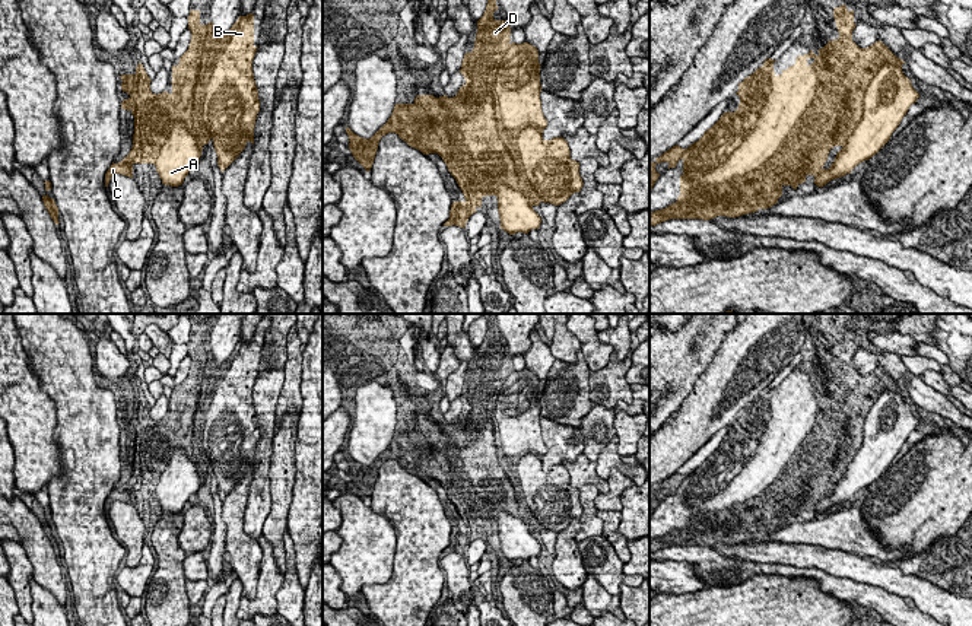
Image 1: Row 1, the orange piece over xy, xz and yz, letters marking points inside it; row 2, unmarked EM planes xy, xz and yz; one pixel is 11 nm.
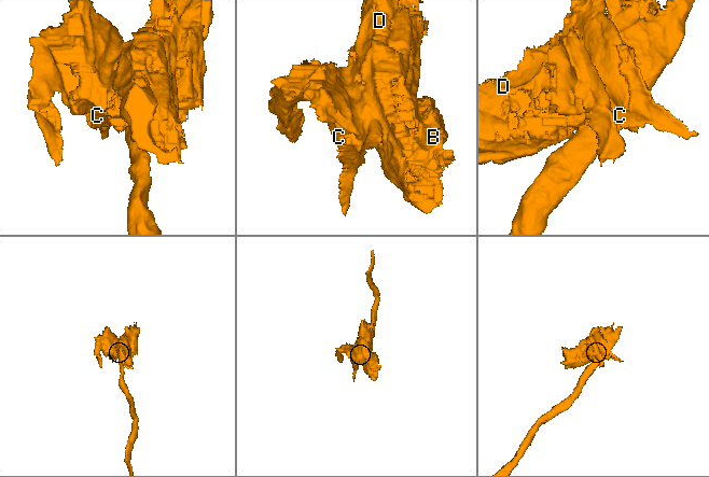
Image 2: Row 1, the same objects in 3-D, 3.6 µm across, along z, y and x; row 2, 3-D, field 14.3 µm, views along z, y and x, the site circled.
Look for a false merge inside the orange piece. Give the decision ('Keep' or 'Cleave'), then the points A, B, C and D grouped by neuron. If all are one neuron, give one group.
Keep. Groups: A B C D

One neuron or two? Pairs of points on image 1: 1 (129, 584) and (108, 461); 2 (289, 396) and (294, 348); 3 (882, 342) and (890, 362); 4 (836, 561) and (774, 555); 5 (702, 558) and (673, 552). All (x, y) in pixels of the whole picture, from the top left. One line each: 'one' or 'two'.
1: two
2: one
3: two
4: one
5: one

